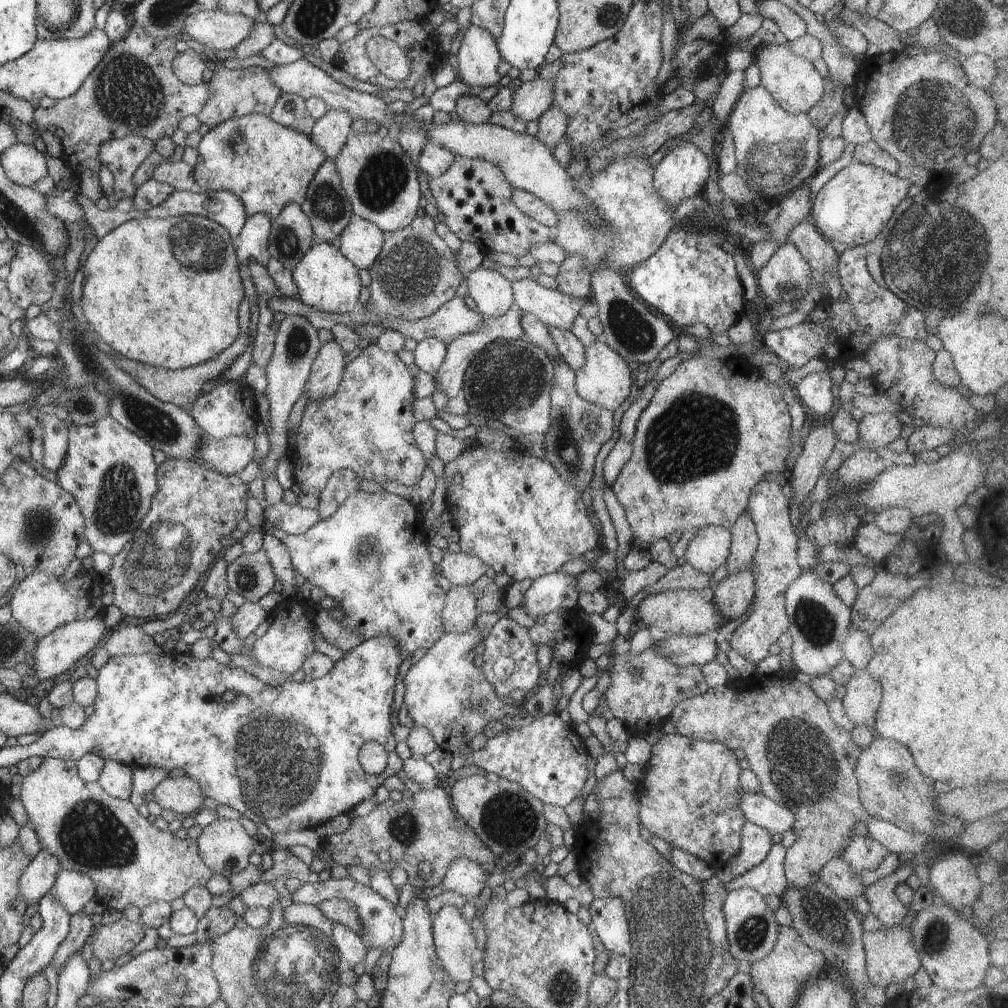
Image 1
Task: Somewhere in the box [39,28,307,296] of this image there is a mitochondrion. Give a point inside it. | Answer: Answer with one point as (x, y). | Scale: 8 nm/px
(127, 92)

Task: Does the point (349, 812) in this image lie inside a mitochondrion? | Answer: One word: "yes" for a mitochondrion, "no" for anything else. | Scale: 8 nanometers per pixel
no

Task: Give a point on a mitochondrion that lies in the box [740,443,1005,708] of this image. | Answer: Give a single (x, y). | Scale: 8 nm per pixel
(816, 624)

